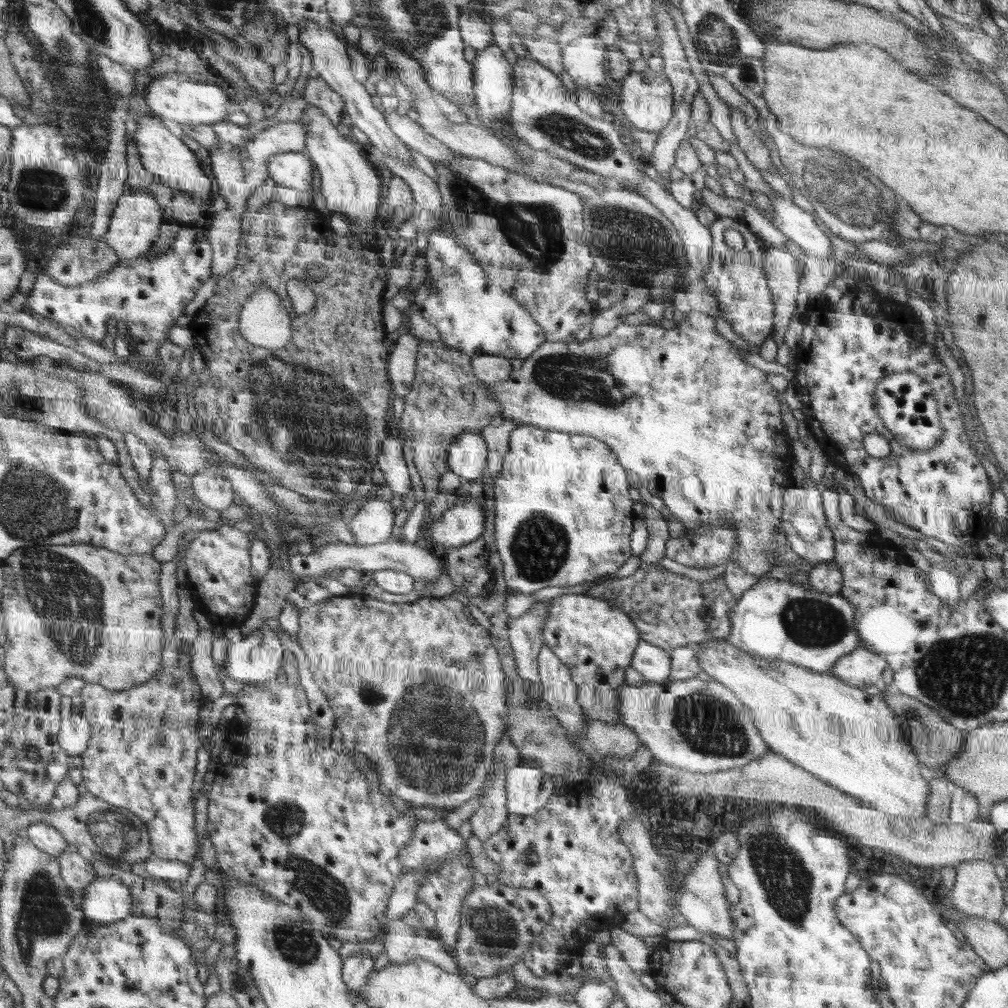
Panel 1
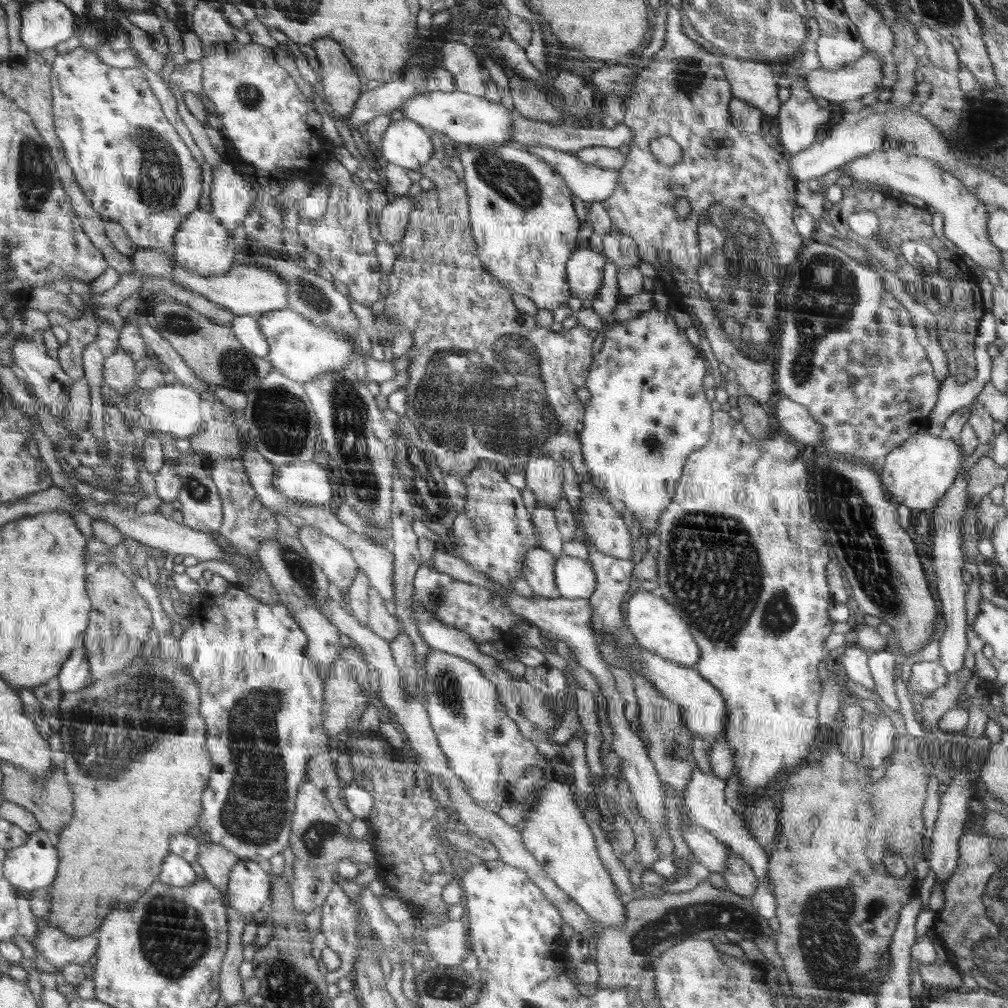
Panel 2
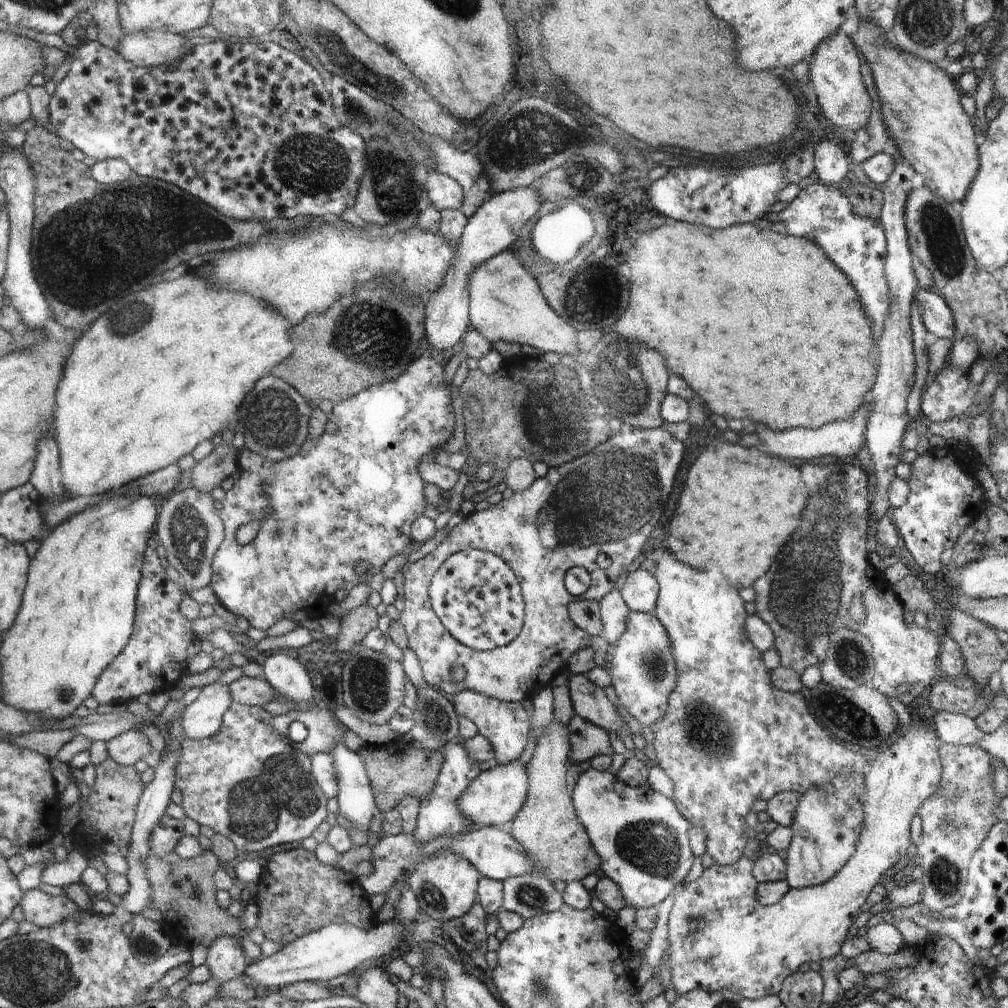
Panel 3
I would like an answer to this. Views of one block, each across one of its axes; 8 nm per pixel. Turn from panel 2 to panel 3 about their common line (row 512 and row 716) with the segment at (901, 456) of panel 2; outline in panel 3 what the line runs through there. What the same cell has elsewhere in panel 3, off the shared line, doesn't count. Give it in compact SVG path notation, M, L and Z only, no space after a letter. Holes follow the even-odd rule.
M919 713L908 732L899 733L888 750L880 752L871 762L867 773L862 776L866 786L861 837L856 854L825 884L791 888L774 905L761 905L757 900L757 881L752 876L754 864L742 856L736 864L713 864L704 868L701 876L690 882L674 898L669 919L669 946L665 953L665 963L671 974L671 984L676 996L702 989L706 992L728 990L738 992L738 996L756 1000L766 996L779 995L785 980L799 970L800 965L822 962L838 955L842 940L848 928L860 914L860 906L880 882L880 876L906 856L910 842L910 822L918 812L918 806L934 795L941 783L942 740L938 736L930 714Z

